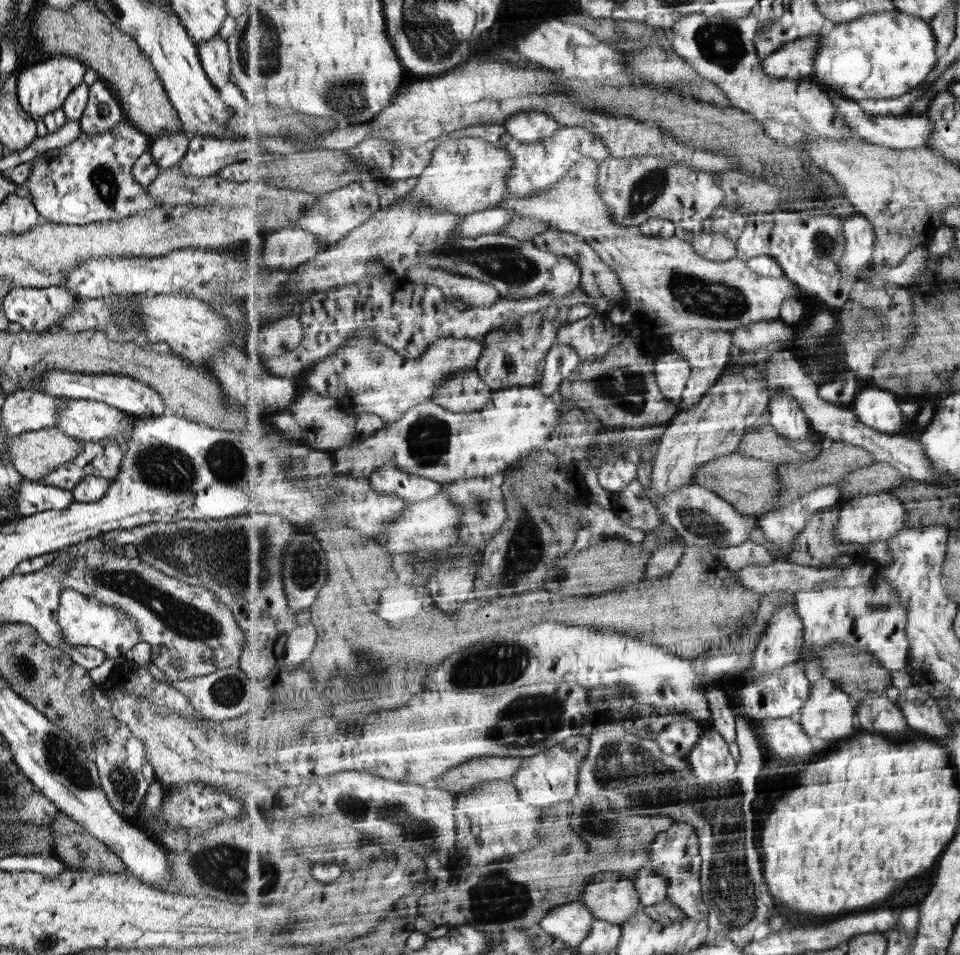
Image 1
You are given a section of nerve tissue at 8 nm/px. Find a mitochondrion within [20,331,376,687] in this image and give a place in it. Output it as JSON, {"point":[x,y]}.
{"point":[223,556]}

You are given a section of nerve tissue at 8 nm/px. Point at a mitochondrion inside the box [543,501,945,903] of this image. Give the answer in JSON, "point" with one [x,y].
{"point":[875,606]}

